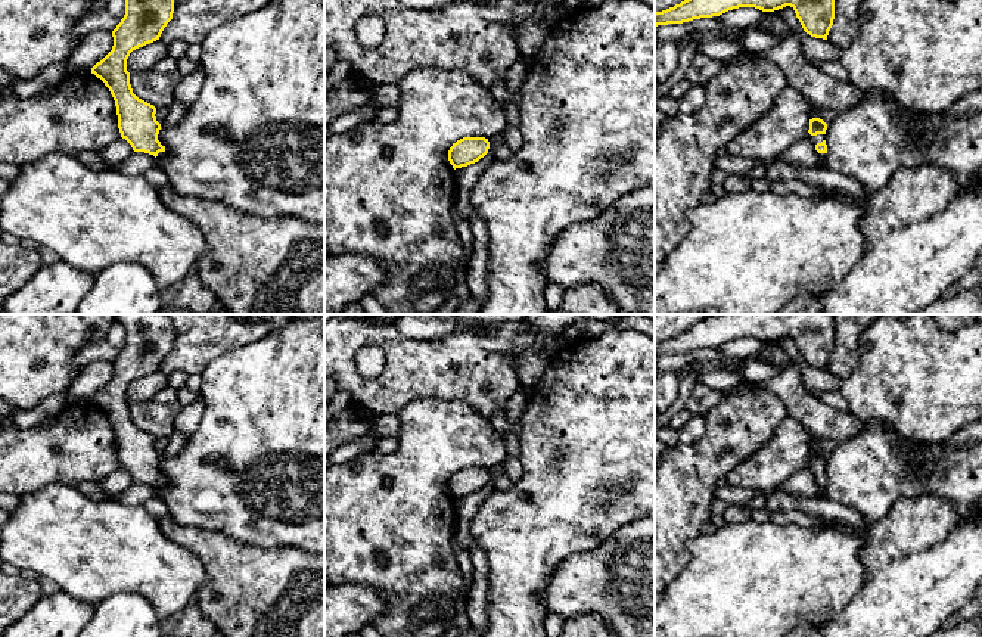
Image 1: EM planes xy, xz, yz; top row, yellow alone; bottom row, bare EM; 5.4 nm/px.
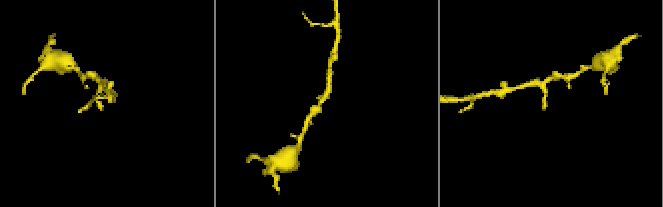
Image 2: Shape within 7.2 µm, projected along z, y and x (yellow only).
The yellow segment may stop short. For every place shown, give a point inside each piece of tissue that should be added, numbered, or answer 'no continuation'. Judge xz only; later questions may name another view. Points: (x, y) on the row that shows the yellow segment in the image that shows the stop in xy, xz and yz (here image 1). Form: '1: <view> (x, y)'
no continuation

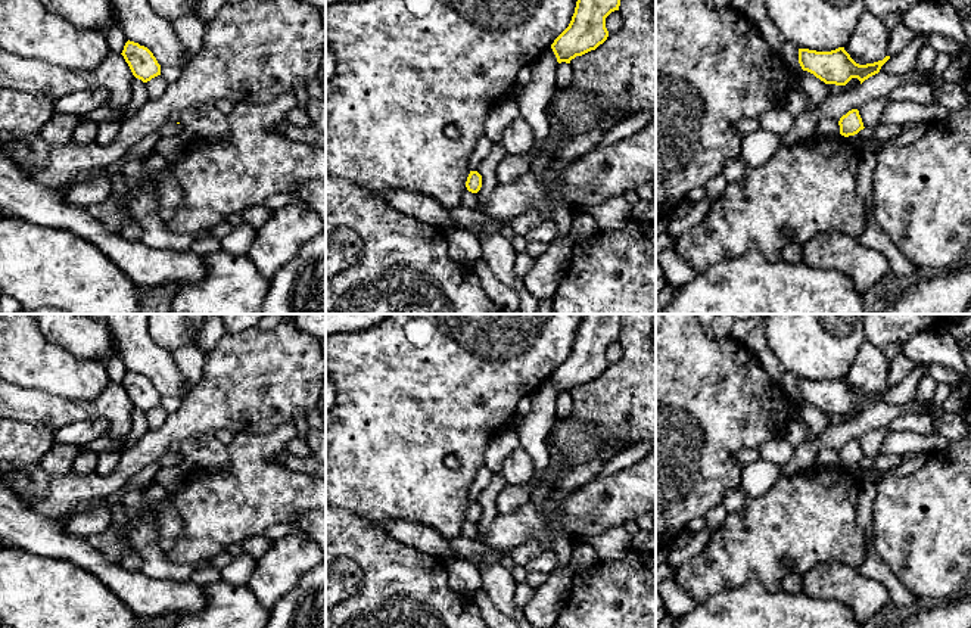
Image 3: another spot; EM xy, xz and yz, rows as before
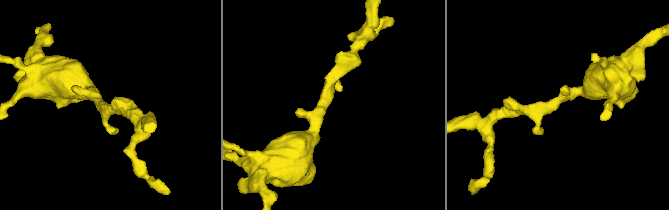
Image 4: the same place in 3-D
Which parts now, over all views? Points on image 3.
no continuation

